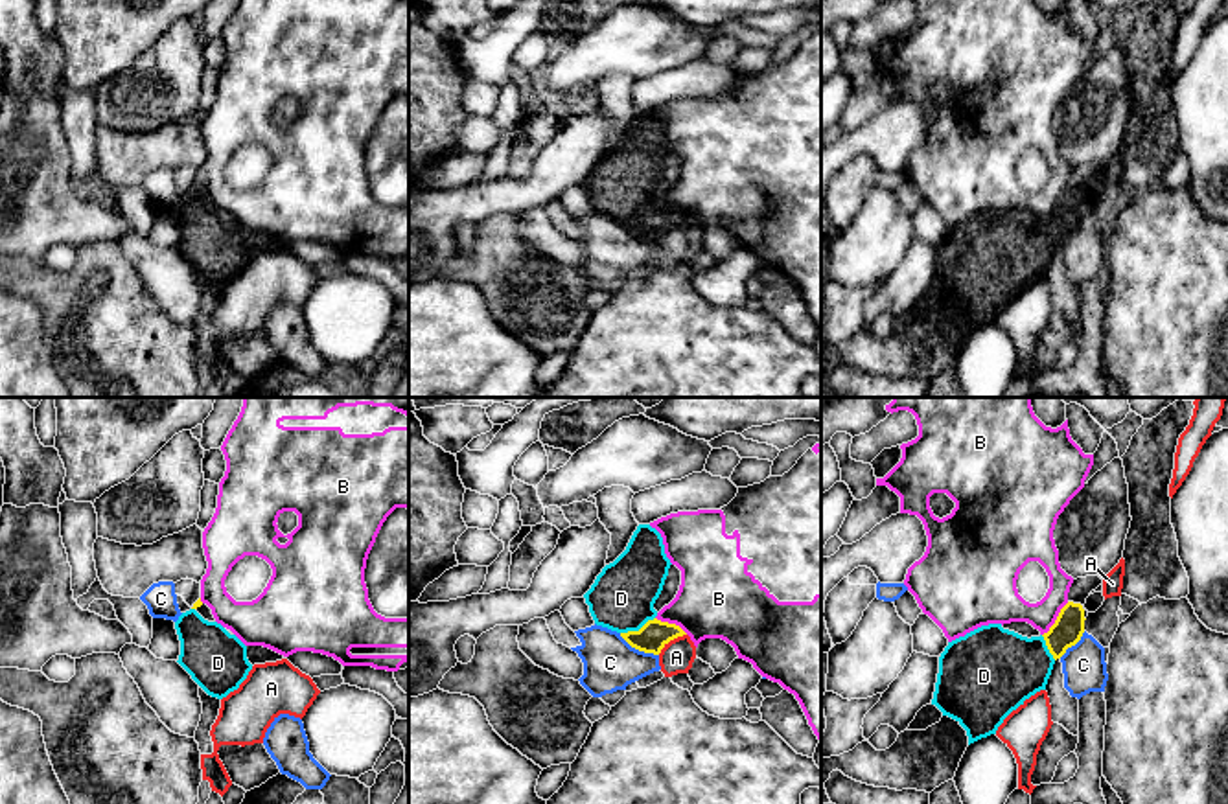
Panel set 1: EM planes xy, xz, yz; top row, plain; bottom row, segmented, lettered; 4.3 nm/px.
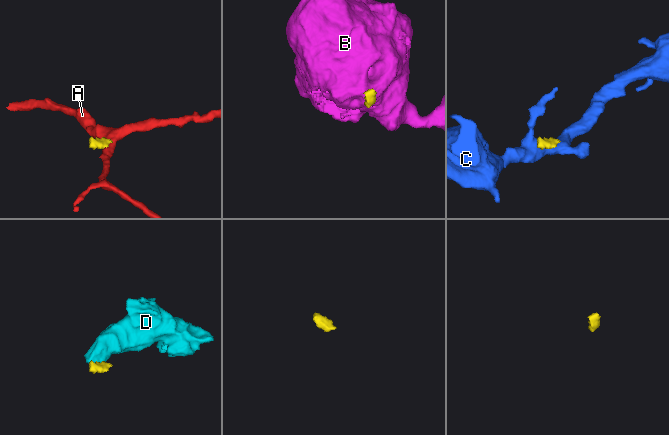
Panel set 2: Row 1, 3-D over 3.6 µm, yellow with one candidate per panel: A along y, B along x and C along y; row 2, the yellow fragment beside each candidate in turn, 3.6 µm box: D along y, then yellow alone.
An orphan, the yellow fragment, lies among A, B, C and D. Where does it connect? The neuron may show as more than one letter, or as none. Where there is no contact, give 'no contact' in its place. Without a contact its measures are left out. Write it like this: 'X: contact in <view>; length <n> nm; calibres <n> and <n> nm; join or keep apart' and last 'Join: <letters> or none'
A: contact in xz; length 160 nm; calibres 130 and 140 nm; keep apart
B: contact in yz; length 190 nm; calibres 140 and 170 nm; keep apart
C: contact in xz; length 200 nm; calibres 130 and 240 nm; keep apart
D: contact in xz; length 170 nm; calibres 130 and 280 nm; join
Join: D

